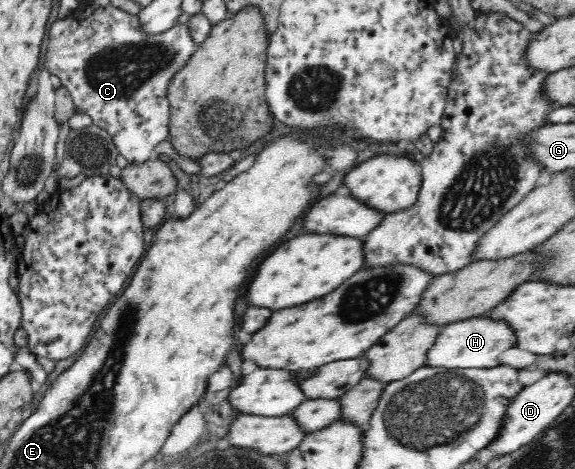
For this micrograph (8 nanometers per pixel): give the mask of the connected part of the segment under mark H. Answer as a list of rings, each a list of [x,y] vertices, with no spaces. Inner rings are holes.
[[[484,316],[472,317],[443,325],[422,365],[445,369],[492,368],[496,366],[496,356],[512,346],[516,346],[516,336],[506,322]]]

